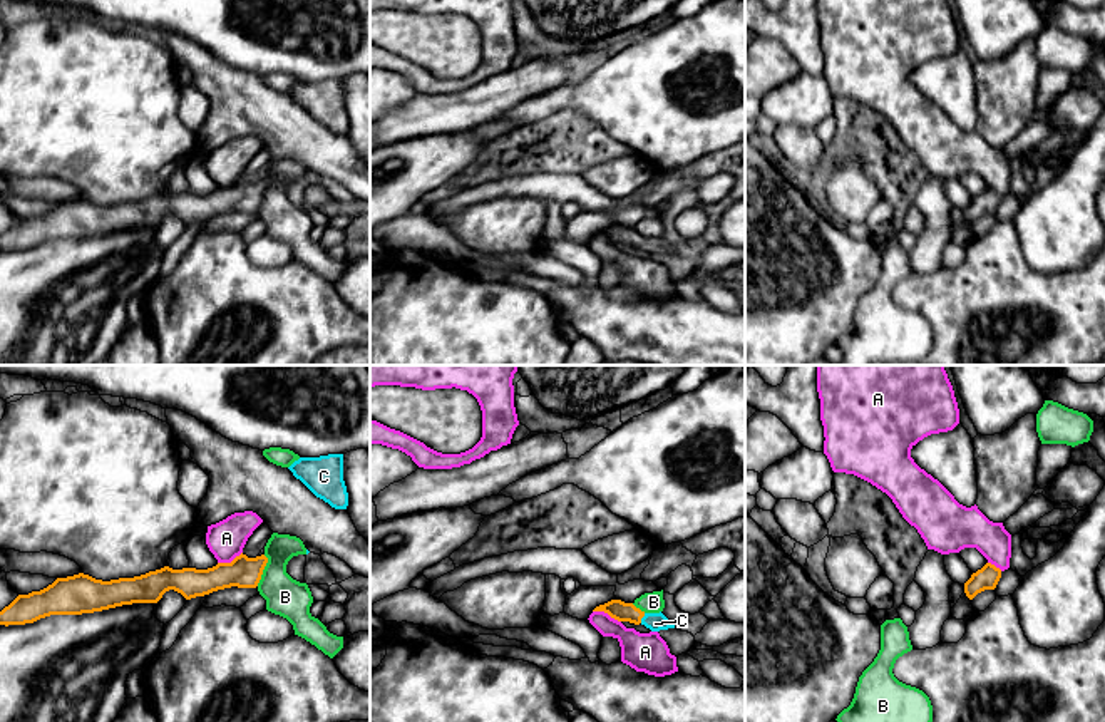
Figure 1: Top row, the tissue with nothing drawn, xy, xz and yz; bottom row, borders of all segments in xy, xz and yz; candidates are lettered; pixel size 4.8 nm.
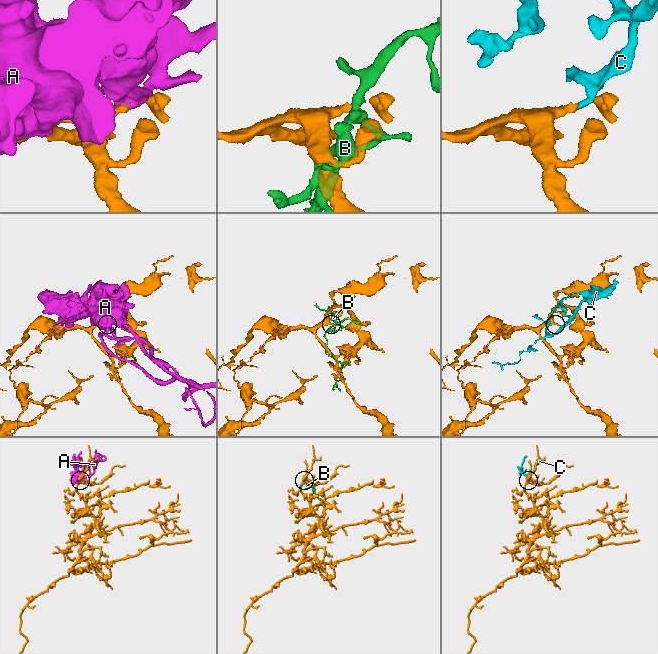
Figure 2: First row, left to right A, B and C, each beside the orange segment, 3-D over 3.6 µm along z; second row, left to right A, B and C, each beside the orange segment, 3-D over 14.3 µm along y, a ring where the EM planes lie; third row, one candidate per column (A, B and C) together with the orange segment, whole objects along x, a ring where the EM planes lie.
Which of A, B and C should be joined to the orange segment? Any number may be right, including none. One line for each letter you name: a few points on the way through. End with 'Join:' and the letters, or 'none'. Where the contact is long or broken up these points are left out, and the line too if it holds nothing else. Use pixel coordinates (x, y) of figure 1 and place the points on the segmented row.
C: way xz (623, 612), (642, 617), (655, 622)
Join: C

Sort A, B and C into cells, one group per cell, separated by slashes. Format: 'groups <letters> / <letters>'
groups A / B / C

